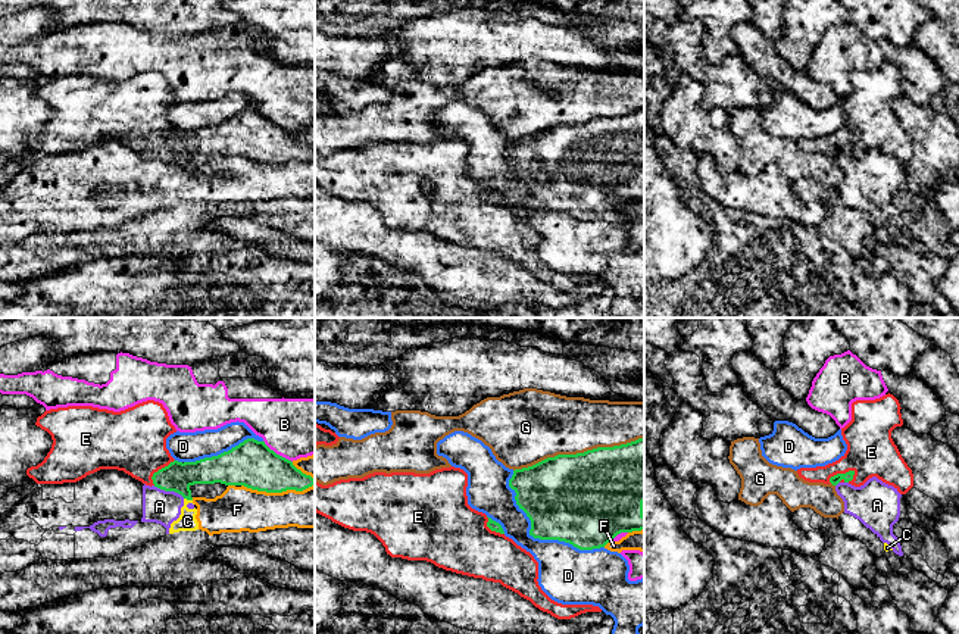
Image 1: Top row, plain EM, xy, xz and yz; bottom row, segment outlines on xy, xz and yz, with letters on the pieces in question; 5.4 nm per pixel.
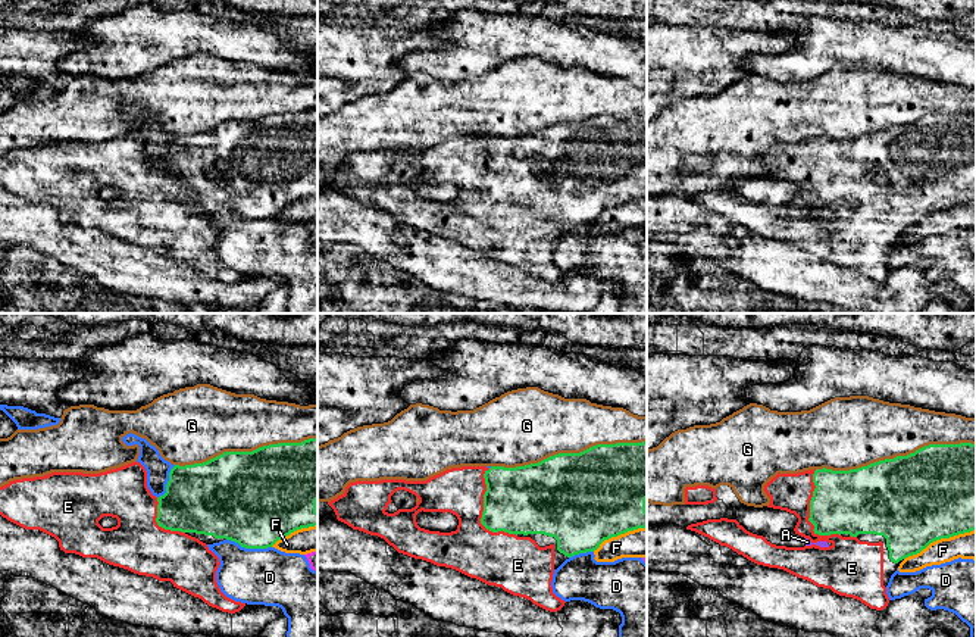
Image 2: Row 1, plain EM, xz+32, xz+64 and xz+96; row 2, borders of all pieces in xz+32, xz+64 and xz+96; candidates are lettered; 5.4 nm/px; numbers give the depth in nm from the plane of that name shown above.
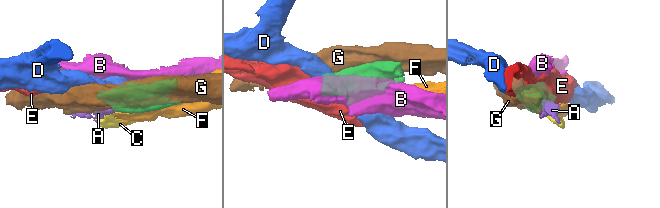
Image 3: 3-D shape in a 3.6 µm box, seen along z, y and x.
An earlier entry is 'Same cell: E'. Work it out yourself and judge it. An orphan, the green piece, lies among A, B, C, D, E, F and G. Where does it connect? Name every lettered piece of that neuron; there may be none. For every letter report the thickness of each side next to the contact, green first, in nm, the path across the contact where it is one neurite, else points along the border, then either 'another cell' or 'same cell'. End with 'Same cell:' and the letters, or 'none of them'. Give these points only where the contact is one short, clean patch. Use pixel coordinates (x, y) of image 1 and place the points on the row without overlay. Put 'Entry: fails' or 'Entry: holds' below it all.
A: 160 nm thick on the green side, 180 nm on the other; border along xy (153, 156), (162, 161), (174, 161), (184, 168); another cell
B: 260 nm thick on the green side, 320 nm on the other; another cell
C: 160 nm thick on the green side, 100 nm on the other; border along xy (184, 168), (191, 171); another cell
D: 420 nm thick on the green side, 300 nm on the other; another cell
E: 50 nm thick on the green side, 280 nm on the other; runs through yz (847, 147), (840, 144), (855, 139), (871, 122); same cell
F: 260 nm thick on the green side, 240 nm on the other; another cell
G: 500 nm thick on the green side, 360 nm on the other; another cell
Same cell: E
Entry: holds

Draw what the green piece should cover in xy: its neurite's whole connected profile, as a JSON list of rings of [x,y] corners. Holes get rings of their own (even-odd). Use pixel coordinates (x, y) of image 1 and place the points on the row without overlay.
[[[147,71],[121,82],[93,76],[68,76],[46,81],[37,88],[37,97],[51,106],[53,115],[37,137],[26,146],[37,154],[76,153],[100,140],[118,140],[165,162],[175,162],[193,171],[190,157],[194,154],[244,156],[266,163],[287,160],[303,162],[315,154],[315,149],[297,140],[291,131],[277,125],[265,112],[247,109],[218,127],[196,132],[178,132],[166,119],[166,109],[177,103],[162,74]]]

